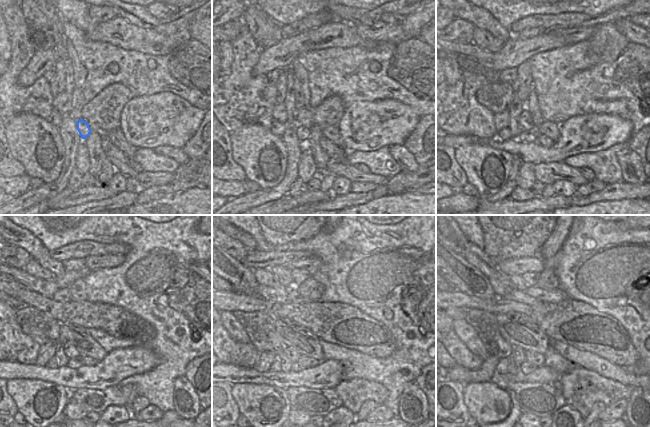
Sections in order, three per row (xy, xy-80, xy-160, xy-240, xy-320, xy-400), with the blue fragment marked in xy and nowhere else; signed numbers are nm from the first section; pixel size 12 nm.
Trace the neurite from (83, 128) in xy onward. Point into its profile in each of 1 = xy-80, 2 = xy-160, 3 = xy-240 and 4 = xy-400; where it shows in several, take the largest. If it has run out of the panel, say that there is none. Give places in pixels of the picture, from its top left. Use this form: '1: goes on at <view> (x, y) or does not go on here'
1: goes on at xy-80 (303, 133)
2: goes on at xy-160 (529, 136)
3: goes on at xy-240 (77, 362)
4: goes on at xy-400 (526, 367)

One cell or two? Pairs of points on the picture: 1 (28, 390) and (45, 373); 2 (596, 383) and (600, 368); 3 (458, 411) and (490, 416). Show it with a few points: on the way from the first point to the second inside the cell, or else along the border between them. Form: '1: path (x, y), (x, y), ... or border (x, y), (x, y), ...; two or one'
1: border (15, 379), (41, 379), (62, 385); two
2: border (576, 365), (594, 370), (620, 383); two
3: border (462, 390), (462, 401), (470, 416); two

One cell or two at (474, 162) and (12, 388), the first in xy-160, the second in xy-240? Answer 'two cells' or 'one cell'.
one cell

